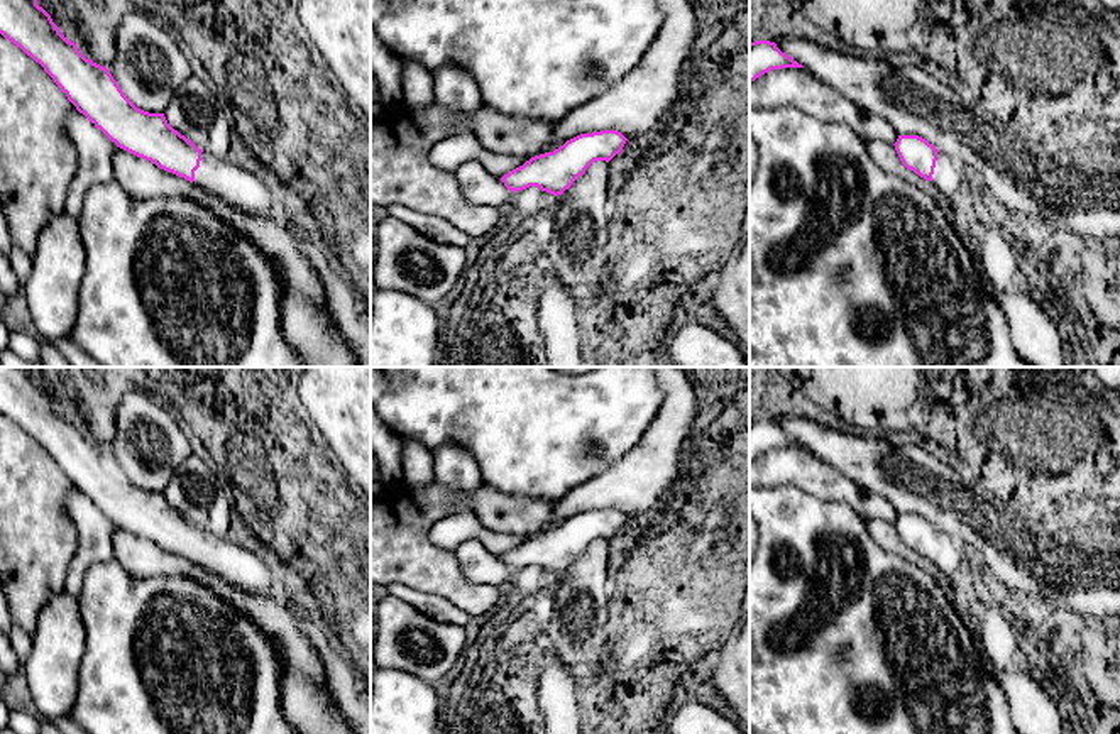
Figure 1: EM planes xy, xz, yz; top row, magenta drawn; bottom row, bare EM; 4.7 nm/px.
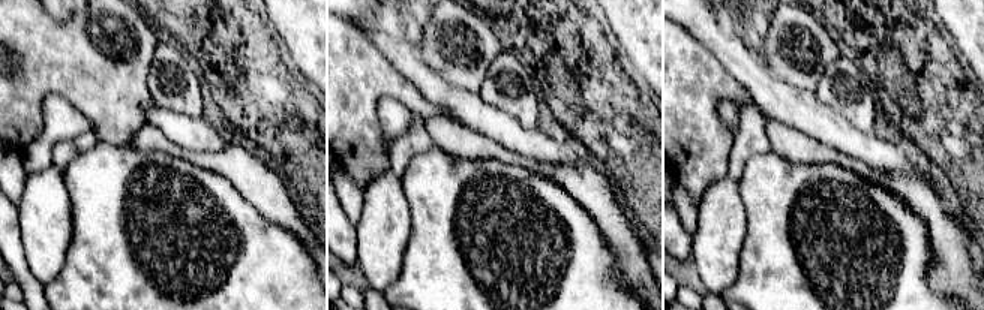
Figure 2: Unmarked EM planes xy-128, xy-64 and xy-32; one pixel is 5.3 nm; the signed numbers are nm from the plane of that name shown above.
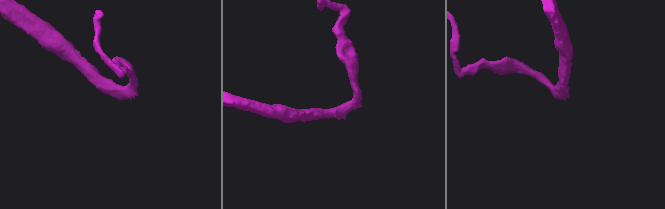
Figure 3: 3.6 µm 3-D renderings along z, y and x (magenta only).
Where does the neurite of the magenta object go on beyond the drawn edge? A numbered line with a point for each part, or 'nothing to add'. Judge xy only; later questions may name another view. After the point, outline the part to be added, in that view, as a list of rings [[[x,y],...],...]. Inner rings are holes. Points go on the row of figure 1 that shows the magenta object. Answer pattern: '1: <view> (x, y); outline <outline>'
1: xy (232, 183); outline [[[201,152],[200,167],[195,171],[196,186],[222,198],[252,218],[286,218],[272,201],[267,186],[240,164]]]

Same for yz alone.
1: yz (948, 176); outline [[[937,152],[932,183],[947,200],[951,200],[963,183],[963,167],[947,154]]]

